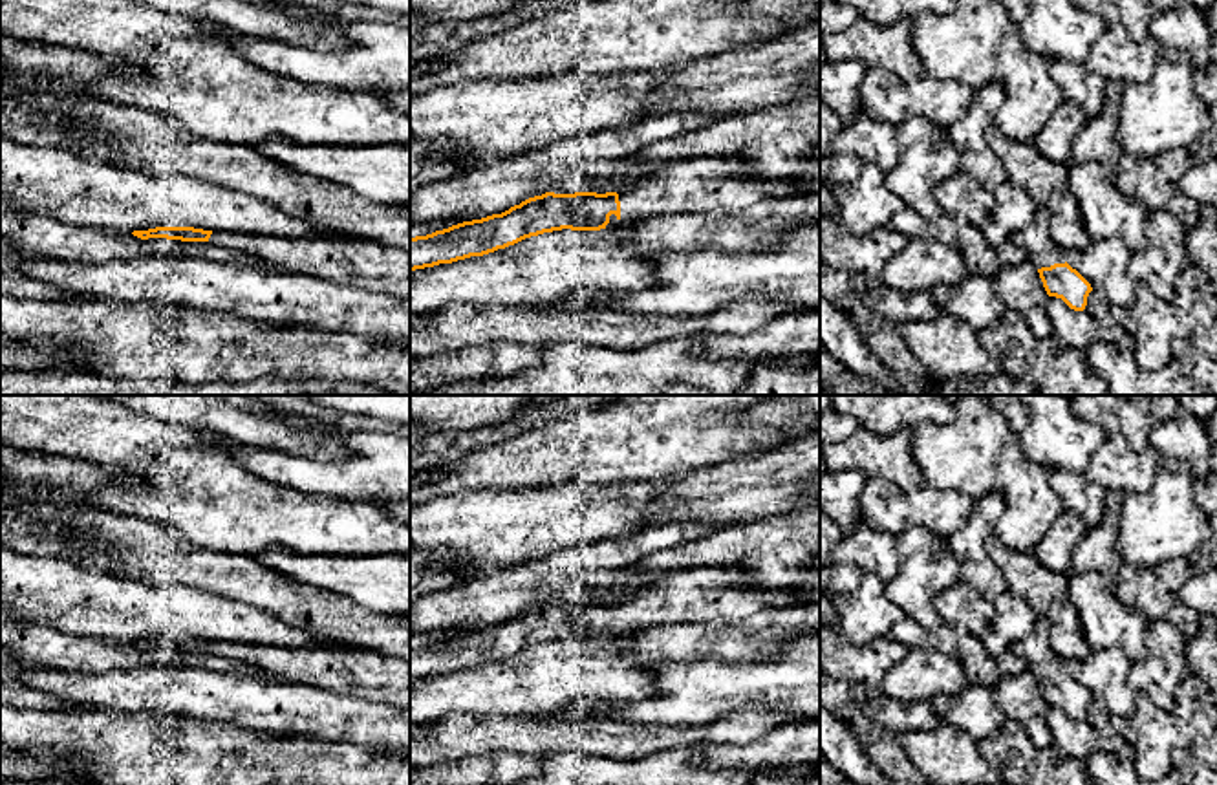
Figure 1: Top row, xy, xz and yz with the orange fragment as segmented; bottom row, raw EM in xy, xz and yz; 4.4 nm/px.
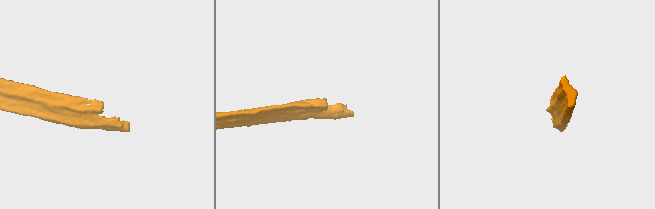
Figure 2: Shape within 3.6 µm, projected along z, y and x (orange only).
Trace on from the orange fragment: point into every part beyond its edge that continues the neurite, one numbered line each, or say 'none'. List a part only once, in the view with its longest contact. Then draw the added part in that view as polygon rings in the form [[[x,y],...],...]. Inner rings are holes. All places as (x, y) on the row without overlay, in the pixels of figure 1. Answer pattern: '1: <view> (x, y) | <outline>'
1: xz (692, 595) | [[[739,565],[686,567],[619,602],[620,626],[606,639],[628,637],[653,626],[739,620],[767,608],[800,602],[791,589],[756,587]]]

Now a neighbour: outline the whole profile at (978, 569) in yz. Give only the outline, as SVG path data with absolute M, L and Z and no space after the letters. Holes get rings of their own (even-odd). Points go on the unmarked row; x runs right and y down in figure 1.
M990 492L975 501L968 523L948 538L950 551L961 565L959 580L974 587L983 598L994 600L1005 591L1005 578L988 558L985 540L994 532L996 522L1003 514L1005 500Z

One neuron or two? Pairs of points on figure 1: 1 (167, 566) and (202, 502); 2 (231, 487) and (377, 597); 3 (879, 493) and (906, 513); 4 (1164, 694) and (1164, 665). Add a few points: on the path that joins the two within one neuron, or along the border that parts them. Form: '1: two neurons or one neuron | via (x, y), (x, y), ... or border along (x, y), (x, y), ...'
1: two neurons | border along (143, 518), (158, 522), (183, 540), (222, 551)
2: two neurons | border along (279, 544), (308, 553), (365, 555)
3: one neuron | via (886, 500), (899, 511)
4: one neuron | via (1164, 687), (1164, 672)

